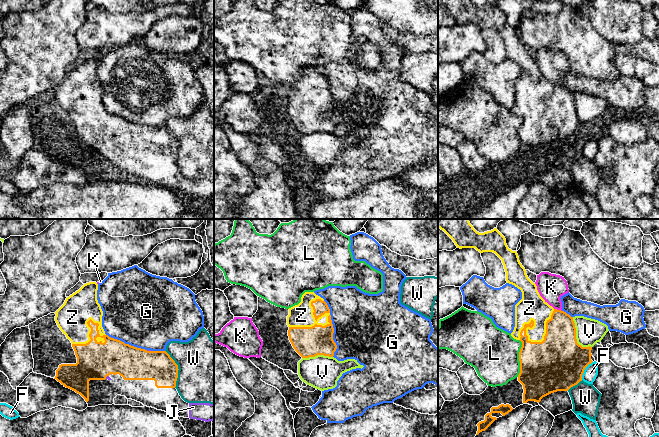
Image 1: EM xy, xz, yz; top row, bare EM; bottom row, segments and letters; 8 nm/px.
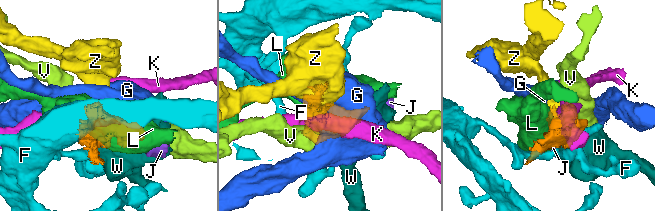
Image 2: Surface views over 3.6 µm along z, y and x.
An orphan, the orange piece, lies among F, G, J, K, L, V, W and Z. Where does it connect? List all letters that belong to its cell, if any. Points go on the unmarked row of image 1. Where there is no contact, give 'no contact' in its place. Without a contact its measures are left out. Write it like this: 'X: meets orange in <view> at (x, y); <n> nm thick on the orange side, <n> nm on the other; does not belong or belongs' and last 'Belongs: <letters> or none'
F: meets orange in yz at (584, 145); 440 nm thick on the orange side, 110 nm on the other; does not belong
G: meets orange in xz at (332, 111); 240 nm thick on the orange side, 460 nm on the other; does not belong
J: meets orange in xy at (148, 127); 260 nm thick on the orange side, 20 nm on the other; belongs
K: meets orange in yz at (558, 86); 260 nm thick on the orange side, 220 nm on the other; does not belong
L: meets orange in yz at (519, 134); 420 nm thick on the orange side, 400 nm on the other; does not belong
V: meets orange in yz at (575, 113); 440 nm thick on the orange side, 220 nm on the other; does not belong
W: meets orange in xy at (178, 145); 240 nm thick on the orange side, 500 nm on the other; does not belong
Z: meets orange in yz at (538, 118); 440 nm thick on the orange side, 180 nm on the other; belongs
Belongs: J, Z

